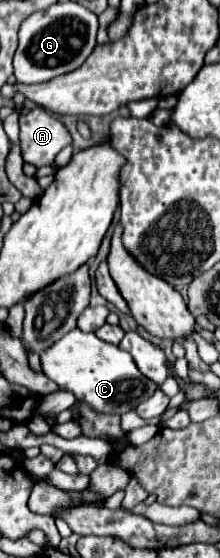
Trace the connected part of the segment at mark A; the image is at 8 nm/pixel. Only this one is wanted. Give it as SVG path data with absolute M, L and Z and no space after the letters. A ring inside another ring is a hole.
M35 108L21 116L19 128L23 160L37 168L49 166L55 156L71 144L71 136L61 120L43 108Z

